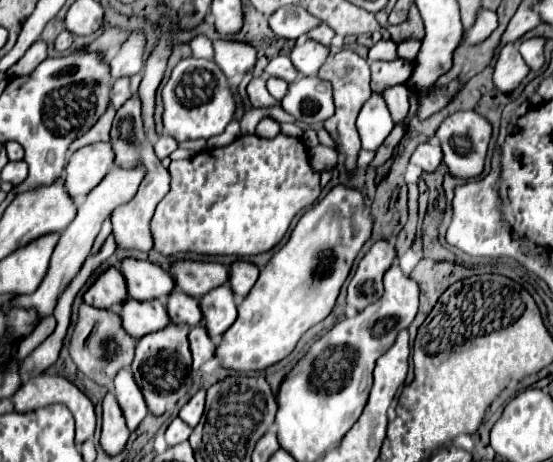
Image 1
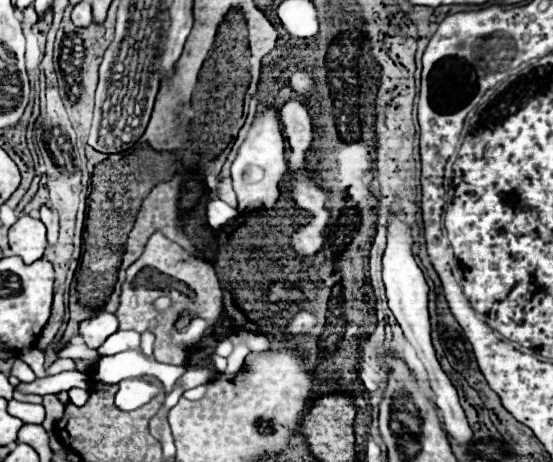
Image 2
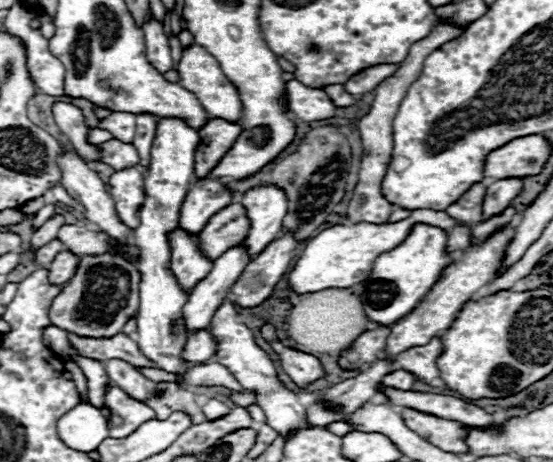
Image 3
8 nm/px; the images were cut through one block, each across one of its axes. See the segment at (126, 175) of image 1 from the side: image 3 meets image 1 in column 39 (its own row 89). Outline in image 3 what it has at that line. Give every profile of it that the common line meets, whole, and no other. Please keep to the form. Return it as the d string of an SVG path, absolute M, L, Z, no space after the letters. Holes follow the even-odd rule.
M290 80L286 84L290 112L302 122L328 120L336 114L336 106L324 90L308 88L298 80Z

